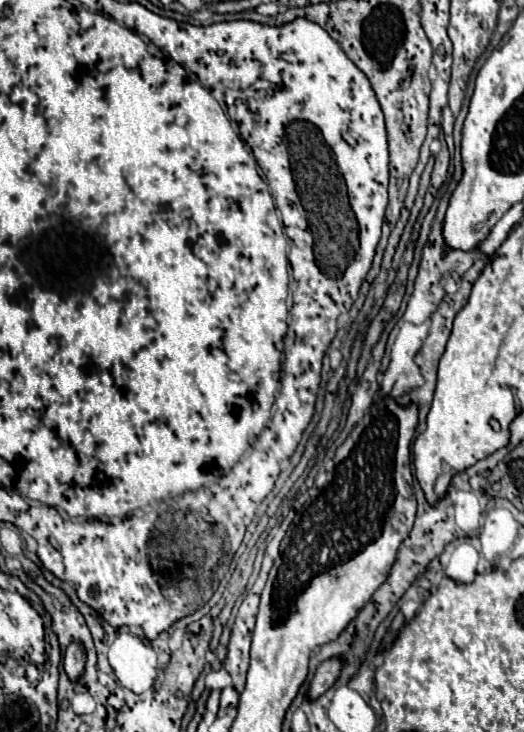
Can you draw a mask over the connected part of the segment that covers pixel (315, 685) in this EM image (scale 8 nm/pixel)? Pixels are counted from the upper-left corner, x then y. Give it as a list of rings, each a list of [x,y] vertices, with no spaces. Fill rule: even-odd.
[[[330,658],[330,660],[326,660],[318,666],[316,676],[314,676],[314,680],[308,688],[308,700],[310,702],[318,700],[336,682],[336,678],[340,674],[340,668],[342,668],[342,660],[338,660],[338,658]]]

